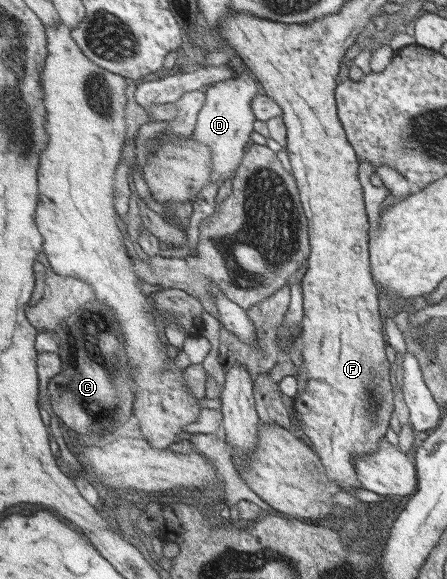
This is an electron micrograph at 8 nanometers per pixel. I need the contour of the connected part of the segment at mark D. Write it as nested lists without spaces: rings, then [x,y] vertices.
[[[237,61],[233,62],[233,65],[230,66],[232,69],[236,69],[233,76],[208,87],[206,105],[202,106],[198,121],[191,132],[192,139],[212,148],[213,160],[210,182],[224,182],[224,180],[234,177],[246,154],[244,150],[252,144],[250,133],[252,132],[254,114],[250,110],[250,103],[256,94],[261,93],[261,88],[249,68]]]

